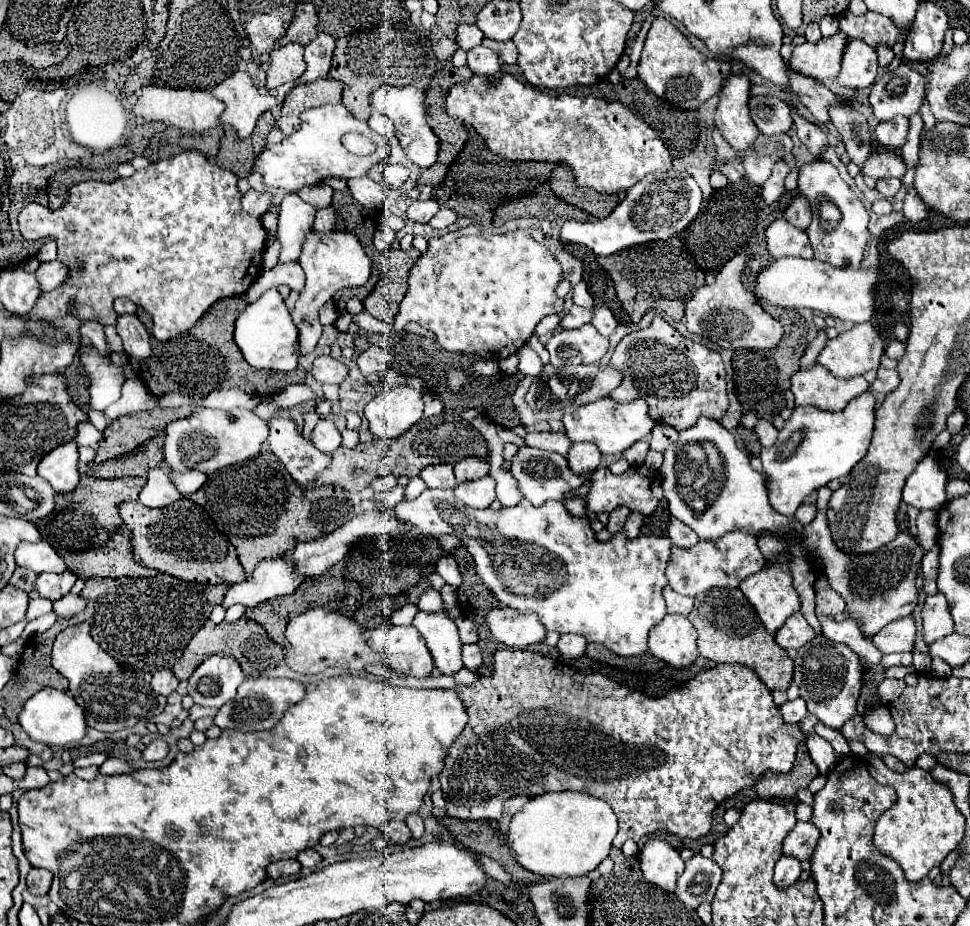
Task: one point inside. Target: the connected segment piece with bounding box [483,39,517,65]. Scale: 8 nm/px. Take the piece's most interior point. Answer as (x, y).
(506, 50)

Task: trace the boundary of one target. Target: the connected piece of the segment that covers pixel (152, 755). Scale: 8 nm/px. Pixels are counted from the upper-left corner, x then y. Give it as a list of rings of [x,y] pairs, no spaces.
[[[153,739],[145,749],[143,749],[143,759],[145,761],[159,761],[167,755],[167,743],[161,739]]]

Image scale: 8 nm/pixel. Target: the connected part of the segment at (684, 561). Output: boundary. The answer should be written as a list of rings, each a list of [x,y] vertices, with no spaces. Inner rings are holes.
[[[741,531],[727,533],[715,541],[699,541],[691,549],[673,546],[671,559],[666,568],[666,577],[673,591],[695,597],[713,587],[739,587],[741,581],[765,565],[765,559],[757,547],[757,537]]]

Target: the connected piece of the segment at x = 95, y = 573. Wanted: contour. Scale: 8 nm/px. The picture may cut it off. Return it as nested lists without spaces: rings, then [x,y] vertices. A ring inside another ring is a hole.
[[[81,477],[79,485],[73,493],[63,493],[57,499],[57,511],[51,515],[35,521],[41,539],[47,541],[55,551],[63,557],[69,571],[77,573],[81,579],[93,577],[149,577],[155,571],[145,569],[133,561],[130,543],[131,532],[121,525],[121,517],[117,507],[121,501],[135,501],[141,487],[145,485],[145,477],[123,477],[123,479],[95,479],[95,477]]]

